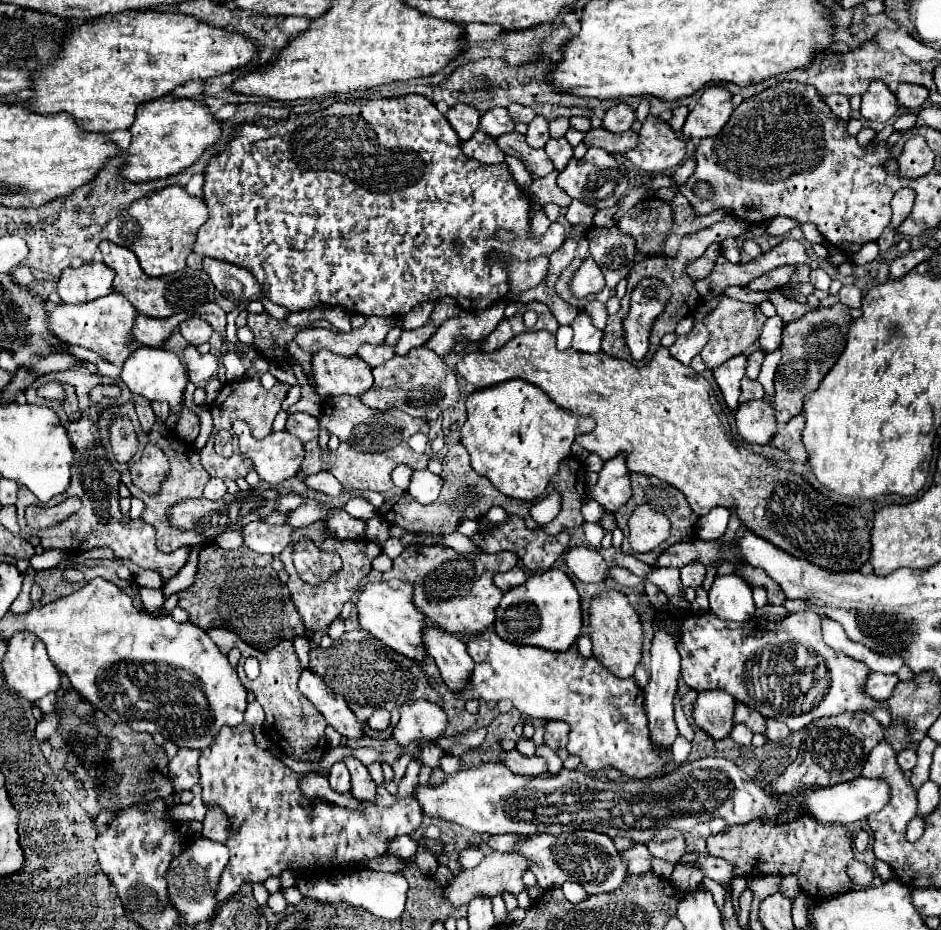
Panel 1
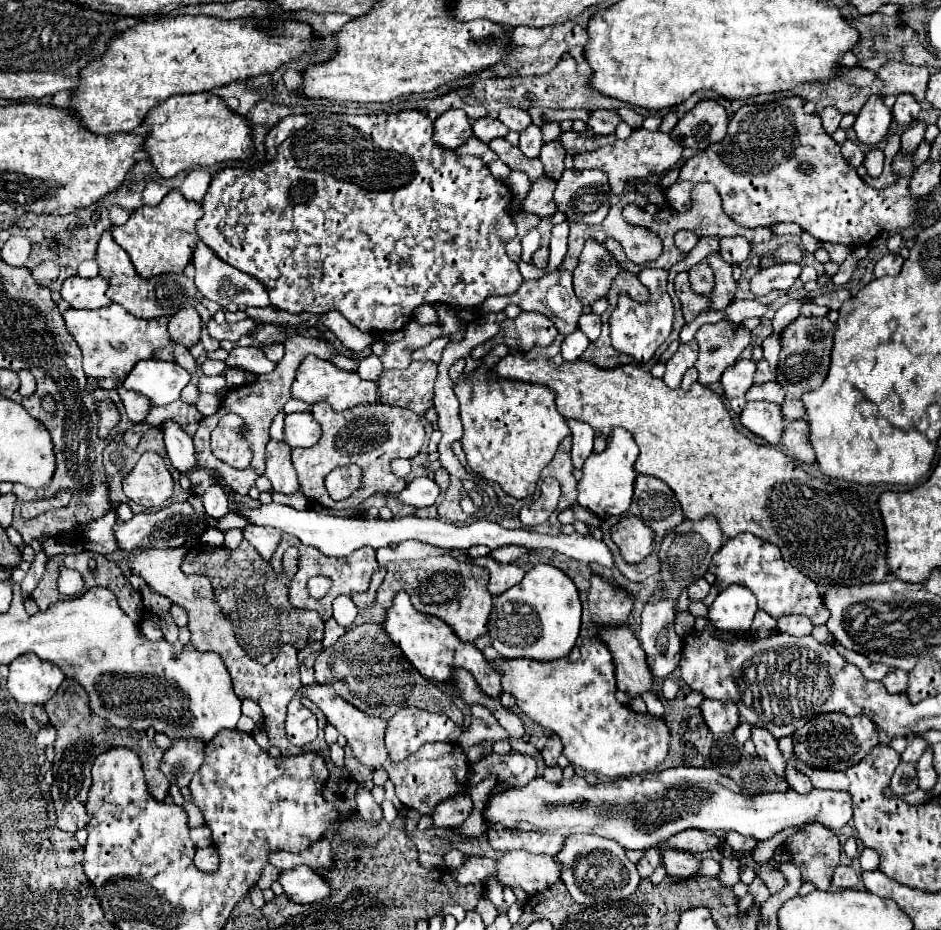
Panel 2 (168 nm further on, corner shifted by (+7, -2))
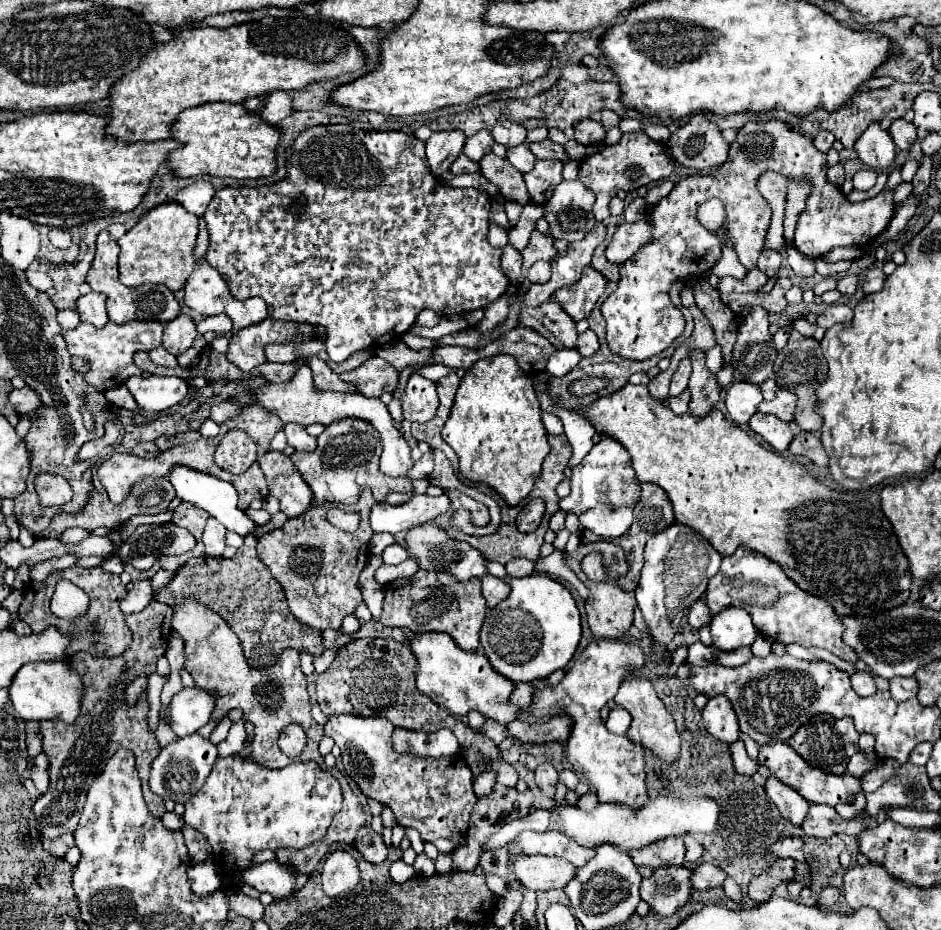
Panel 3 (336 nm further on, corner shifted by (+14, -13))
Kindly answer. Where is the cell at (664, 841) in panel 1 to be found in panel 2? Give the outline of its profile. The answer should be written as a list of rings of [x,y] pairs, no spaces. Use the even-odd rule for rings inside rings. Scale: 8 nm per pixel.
[[[659,849],[663,867],[667,869],[667,875],[673,877],[693,877],[699,869],[699,861],[693,853],[681,853],[681,849]]]

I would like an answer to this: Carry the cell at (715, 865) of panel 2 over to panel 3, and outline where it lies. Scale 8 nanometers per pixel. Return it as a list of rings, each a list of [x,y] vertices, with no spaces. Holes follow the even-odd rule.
[[[774,776],[766,780],[766,792],[768,792],[770,800],[778,806],[778,810],[780,810],[780,814],[784,818],[788,818],[794,826],[802,824],[802,820],[806,818],[808,808],[810,808],[808,800],[804,800],[796,790],[792,790],[786,784],[782,784]]]

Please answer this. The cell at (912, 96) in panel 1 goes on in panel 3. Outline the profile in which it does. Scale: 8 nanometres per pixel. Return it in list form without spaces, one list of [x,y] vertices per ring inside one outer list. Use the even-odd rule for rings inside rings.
[[[904,118],[894,120],[888,132],[890,132],[894,144],[896,144],[900,150],[904,150],[904,152],[908,152],[908,150],[912,148],[914,140],[916,140],[916,126],[910,124],[910,122],[906,122]]]

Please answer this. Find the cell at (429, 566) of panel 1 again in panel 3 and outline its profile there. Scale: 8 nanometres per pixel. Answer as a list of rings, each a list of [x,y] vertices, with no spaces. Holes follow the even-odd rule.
[[[418,570],[410,578],[398,578],[386,584],[384,610],[380,622],[384,626],[396,626],[418,632],[446,632],[454,638],[454,642],[466,650],[478,650],[478,634],[486,618],[486,600],[482,596],[480,578],[472,578],[468,582],[458,582],[448,572],[426,572]]]

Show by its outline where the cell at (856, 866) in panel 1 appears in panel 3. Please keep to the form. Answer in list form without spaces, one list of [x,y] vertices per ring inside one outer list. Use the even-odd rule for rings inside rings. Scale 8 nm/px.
[[[824,888],[822,892],[820,892],[820,898],[818,898],[818,906],[820,908],[832,908],[836,902],[838,902],[838,898],[840,898],[840,890],[836,890],[836,888]]]

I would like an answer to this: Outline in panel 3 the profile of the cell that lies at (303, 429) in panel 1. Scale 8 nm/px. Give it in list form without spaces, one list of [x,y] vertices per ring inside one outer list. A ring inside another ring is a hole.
[[[290,422],[290,424],[284,426],[284,432],[286,432],[286,438],[288,438],[288,444],[294,446],[296,450],[308,450],[310,452],[310,450],[316,448],[316,438],[310,436],[302,424]]]

